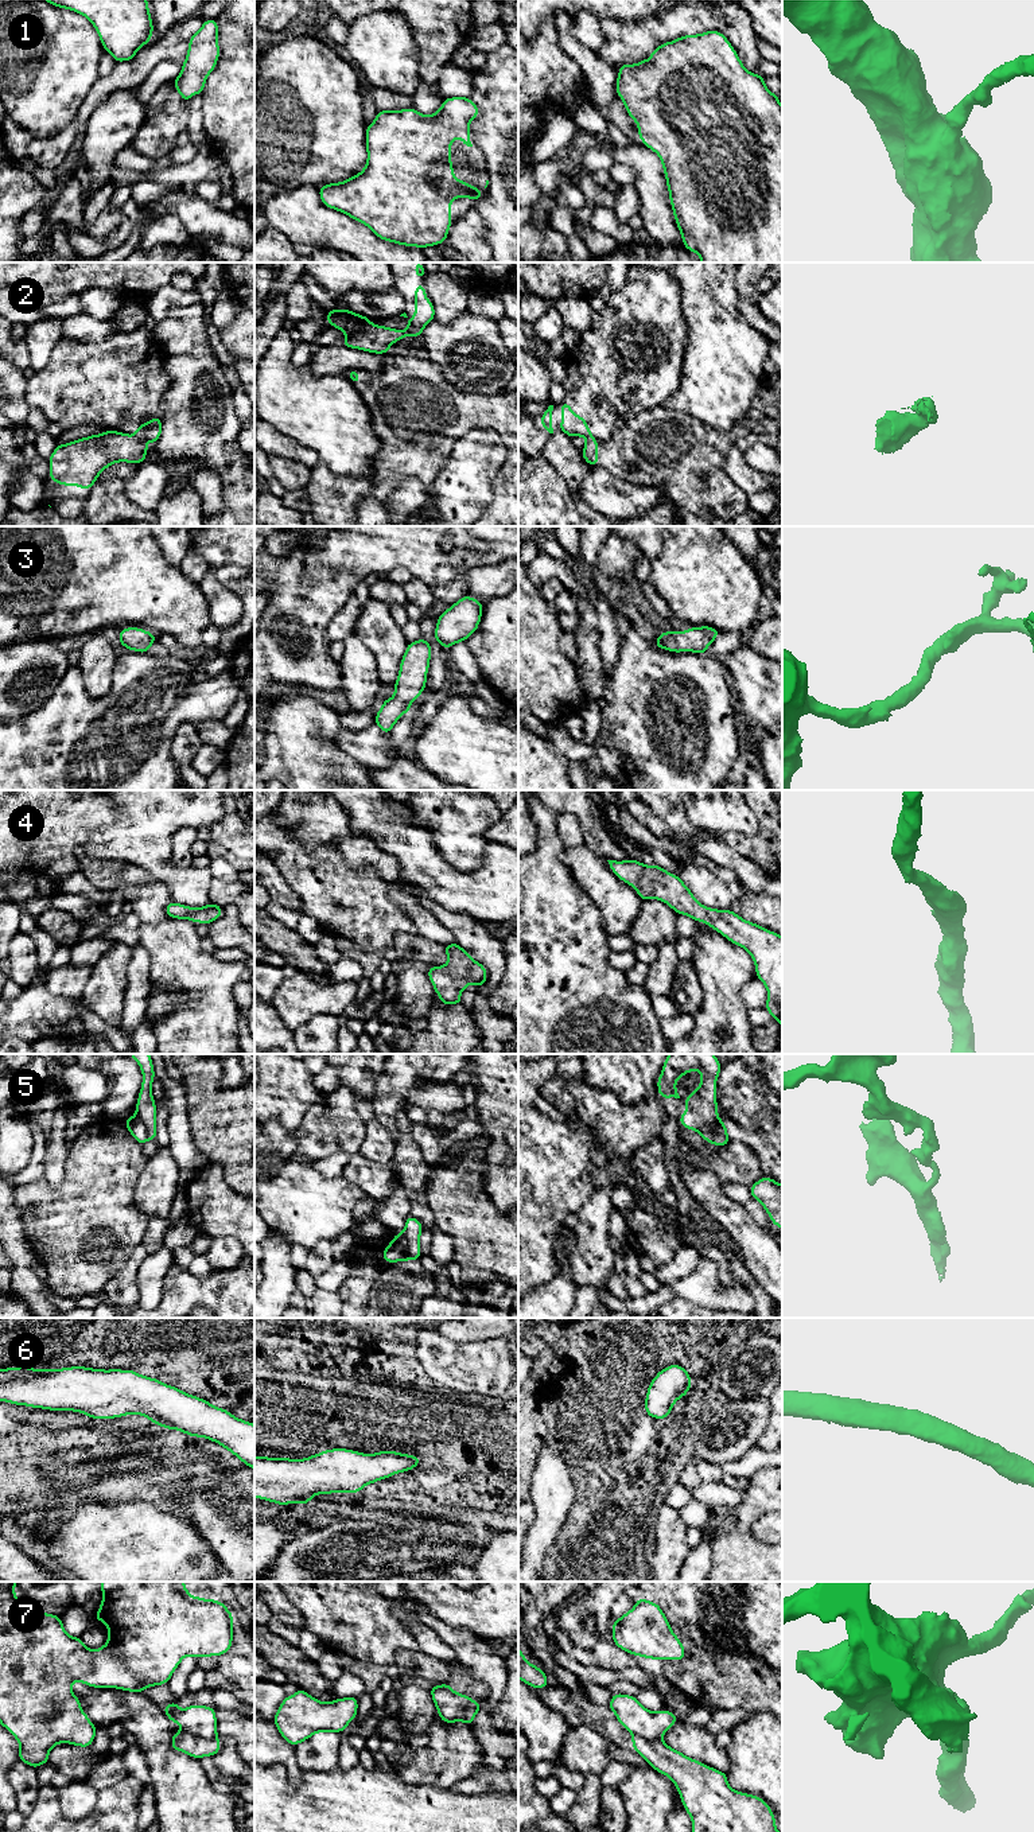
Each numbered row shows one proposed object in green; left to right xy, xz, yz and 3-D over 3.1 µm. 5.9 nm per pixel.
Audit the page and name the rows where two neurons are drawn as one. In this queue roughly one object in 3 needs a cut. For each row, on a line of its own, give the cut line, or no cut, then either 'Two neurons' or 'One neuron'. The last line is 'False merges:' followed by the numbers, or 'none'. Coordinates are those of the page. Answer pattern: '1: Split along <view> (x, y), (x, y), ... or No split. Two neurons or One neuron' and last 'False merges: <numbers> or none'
1: No split. One neuron
2: Split along xy (133, 435), (143, 440). Two neurons
3: No split. One neuron
4: No split. One neuron
5: Split along xz (400, 1233), (407, 1241), (407, 1256), (409, 1259). Two neurons
6: No split. One neuron
7: Split along xy (182, 1730), (217, 1739). Two neurons
False merges: 2, 5, 7

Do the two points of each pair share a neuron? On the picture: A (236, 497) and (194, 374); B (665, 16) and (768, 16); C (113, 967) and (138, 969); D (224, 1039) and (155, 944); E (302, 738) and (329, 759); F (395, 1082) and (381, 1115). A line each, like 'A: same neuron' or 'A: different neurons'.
A: same neuron
B: different neurons
C: different neurons
D: same neuron
E: same neuron
F: same neuron

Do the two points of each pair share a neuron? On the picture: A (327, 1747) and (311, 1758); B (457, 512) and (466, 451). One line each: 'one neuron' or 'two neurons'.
A: one neuron
B: one neuron

